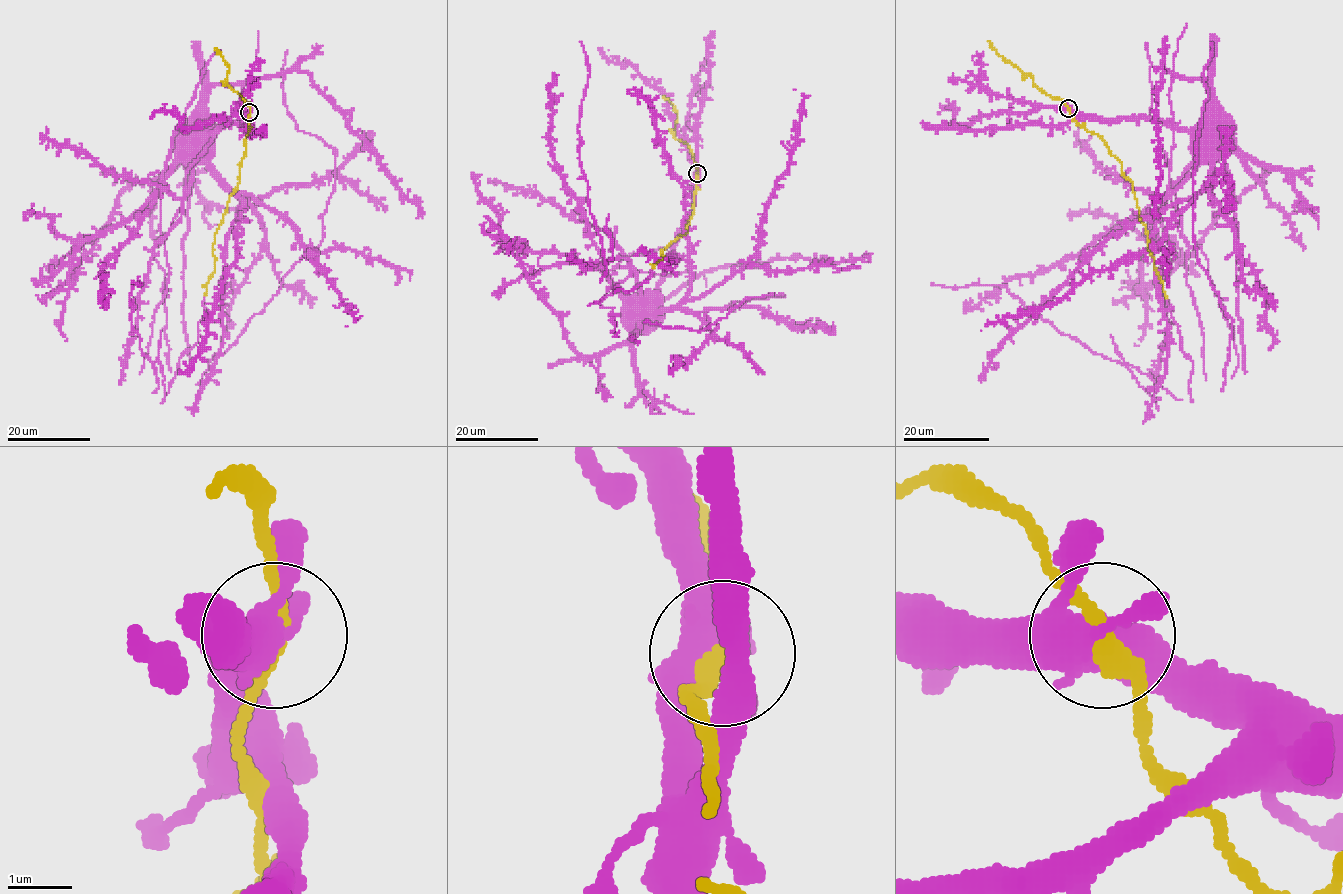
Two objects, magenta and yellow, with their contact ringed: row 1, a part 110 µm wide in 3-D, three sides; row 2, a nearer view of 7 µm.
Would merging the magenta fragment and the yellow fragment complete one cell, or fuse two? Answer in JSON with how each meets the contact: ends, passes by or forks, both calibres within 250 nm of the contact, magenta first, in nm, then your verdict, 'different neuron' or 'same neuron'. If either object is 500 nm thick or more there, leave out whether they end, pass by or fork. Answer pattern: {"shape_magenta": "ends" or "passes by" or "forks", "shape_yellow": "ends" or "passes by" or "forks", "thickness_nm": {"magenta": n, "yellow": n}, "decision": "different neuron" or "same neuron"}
{"shape_magenta": "forks", "shape_yellow": "passes by", "thickness_nm": {"magenta": 480, "yellow": 280}, "decision": "same neuron"}

